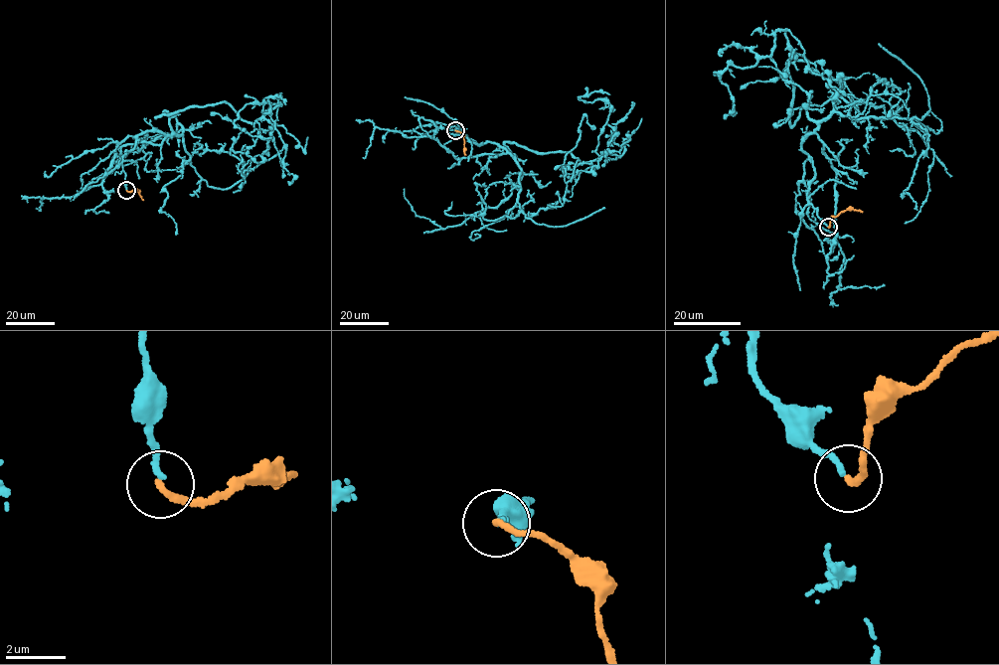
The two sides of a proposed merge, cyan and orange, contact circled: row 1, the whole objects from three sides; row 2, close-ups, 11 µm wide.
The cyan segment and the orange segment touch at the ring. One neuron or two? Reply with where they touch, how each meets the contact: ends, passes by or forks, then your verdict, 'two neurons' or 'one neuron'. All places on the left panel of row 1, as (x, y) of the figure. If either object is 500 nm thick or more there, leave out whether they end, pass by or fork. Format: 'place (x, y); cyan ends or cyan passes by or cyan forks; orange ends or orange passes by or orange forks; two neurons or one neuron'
place (126, 190); cyan ends; orange ends; two neurons

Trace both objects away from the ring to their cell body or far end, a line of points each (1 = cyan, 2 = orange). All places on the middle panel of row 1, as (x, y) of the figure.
1: (455, 130), (513, 156), (506, 142), (569, 151), (582, 163), (619, 157), (578, 171), (555, 207), (523, 222)
2: (455, 130), (463, 136), (465, 155)

